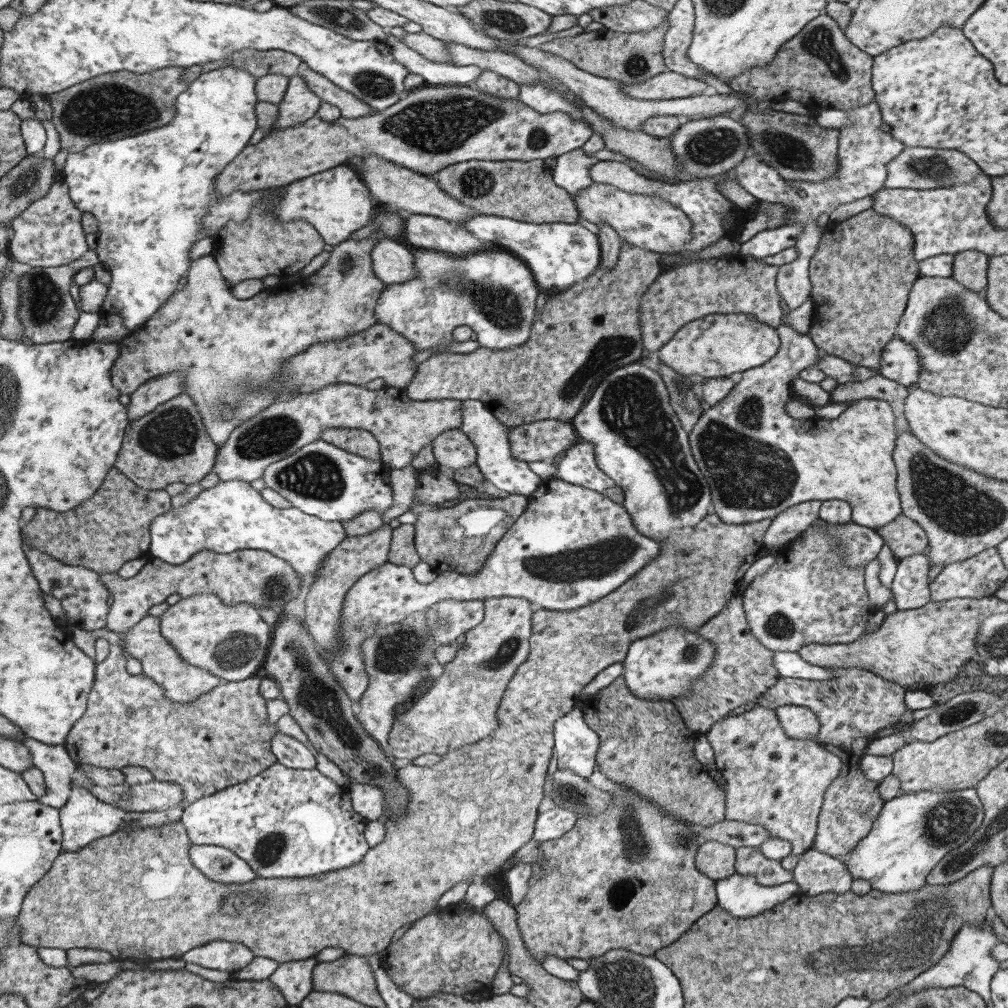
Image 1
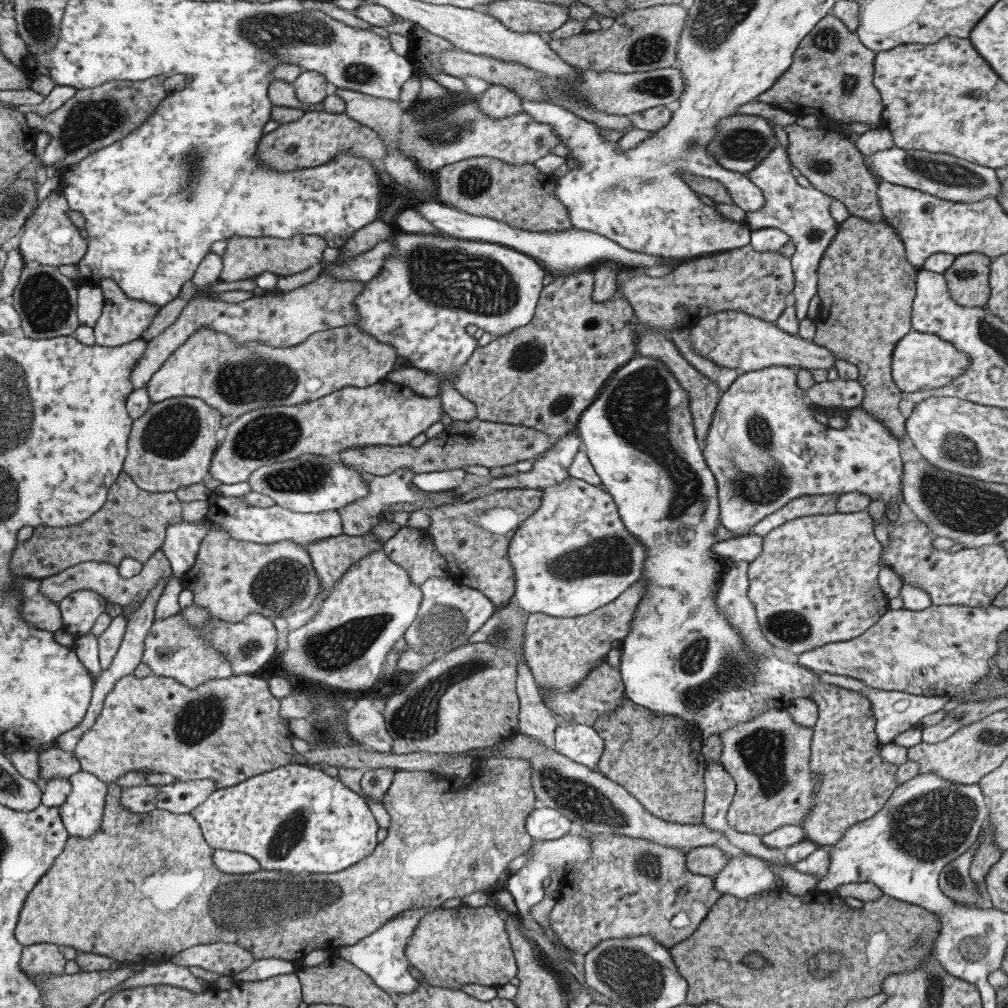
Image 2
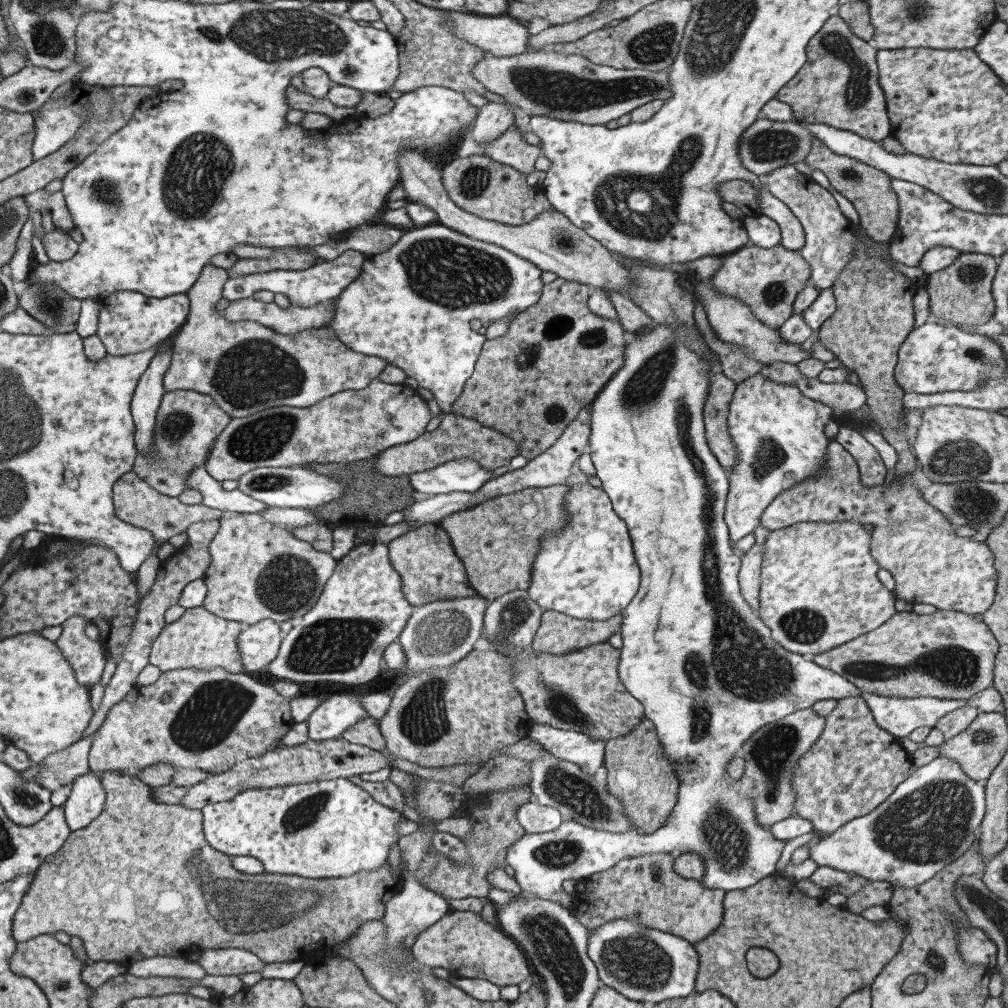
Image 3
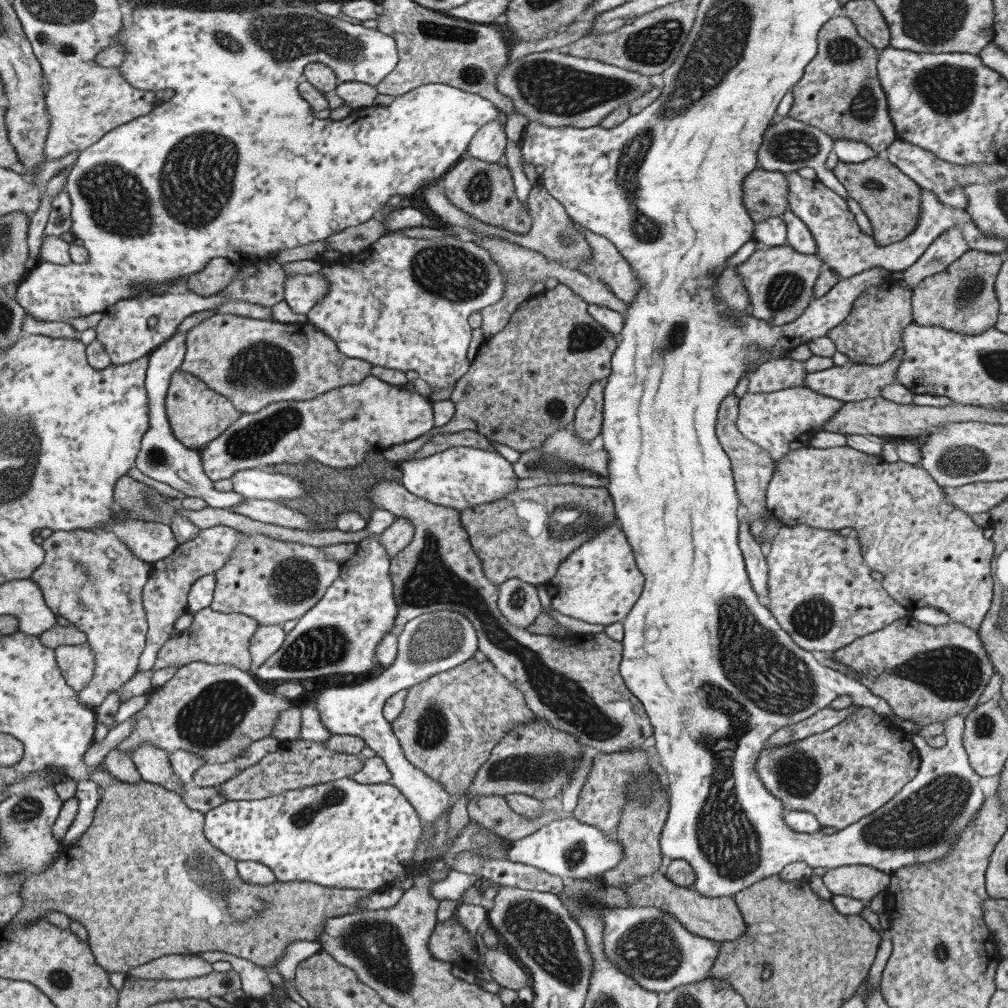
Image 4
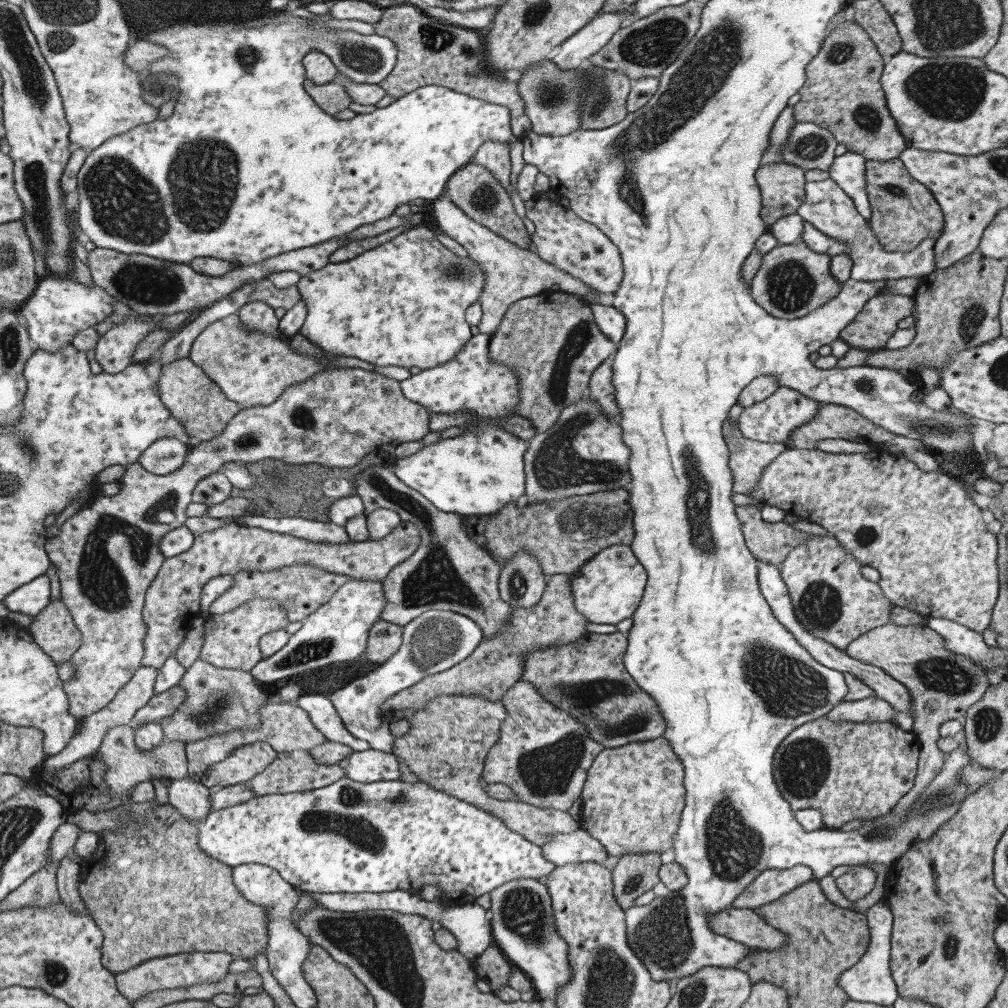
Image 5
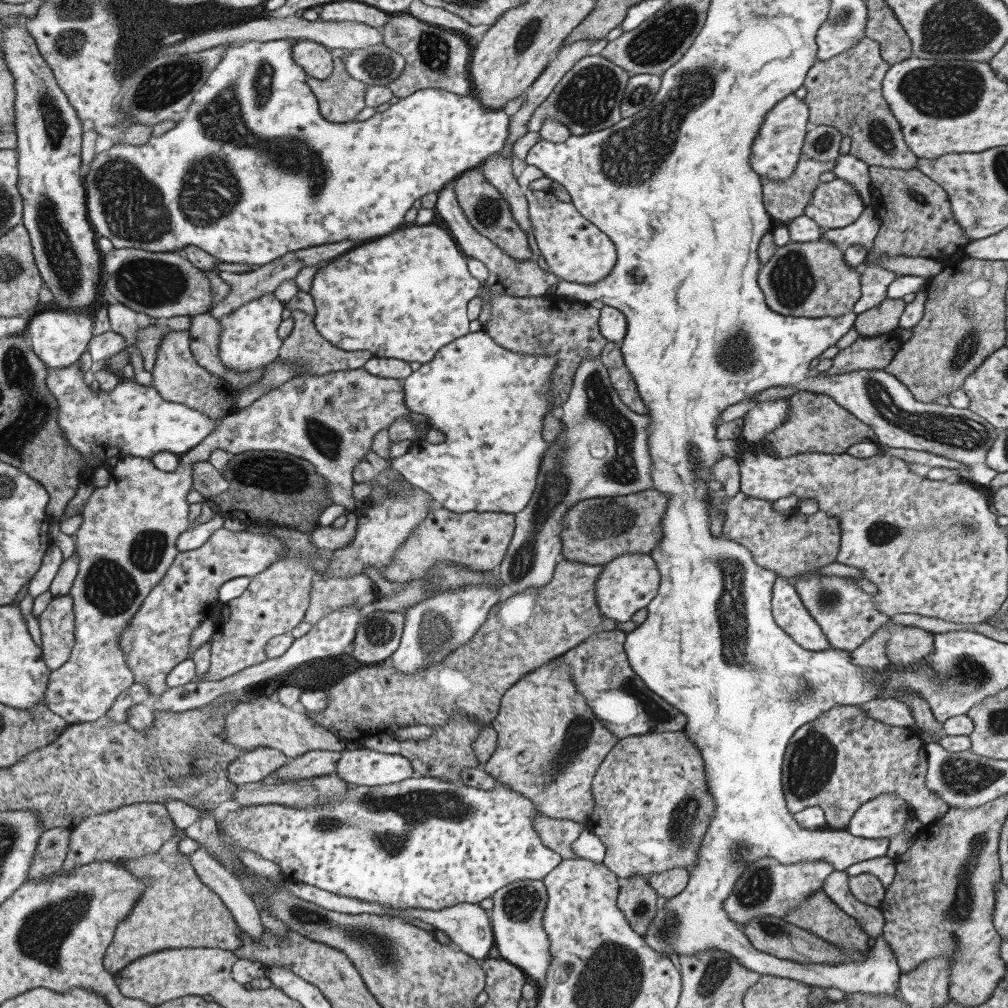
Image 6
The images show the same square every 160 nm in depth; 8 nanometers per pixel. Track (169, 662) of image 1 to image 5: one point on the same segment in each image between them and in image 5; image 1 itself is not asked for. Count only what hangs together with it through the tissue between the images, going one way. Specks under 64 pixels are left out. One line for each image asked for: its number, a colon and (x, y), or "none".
2: (172, 648)
3: (200, 640)
4: (213, 637)
5: (230, 641)

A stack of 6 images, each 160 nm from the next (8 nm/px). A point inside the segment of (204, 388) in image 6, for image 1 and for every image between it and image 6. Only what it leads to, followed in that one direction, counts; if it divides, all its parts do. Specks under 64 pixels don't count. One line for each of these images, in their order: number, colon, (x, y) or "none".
1: (169, 444)
2: (170, 446)
3: (186, 424)
4: (196, 414)
5: (195, 401)

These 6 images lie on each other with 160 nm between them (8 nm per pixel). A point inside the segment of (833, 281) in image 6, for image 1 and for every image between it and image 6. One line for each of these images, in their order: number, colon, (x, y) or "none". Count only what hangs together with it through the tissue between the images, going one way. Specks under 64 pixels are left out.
1: (733, 283)
2: (757, 283)
3: (767, 280)
4: (779, 281)
5: (792, 280)

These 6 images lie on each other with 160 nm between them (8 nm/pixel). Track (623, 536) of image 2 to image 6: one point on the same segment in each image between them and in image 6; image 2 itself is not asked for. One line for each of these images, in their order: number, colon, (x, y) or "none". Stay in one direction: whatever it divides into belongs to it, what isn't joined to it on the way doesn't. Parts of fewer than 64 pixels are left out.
3: (585, 569)
4: (598, 582)
5: (607, 588)
6: (626, 583)

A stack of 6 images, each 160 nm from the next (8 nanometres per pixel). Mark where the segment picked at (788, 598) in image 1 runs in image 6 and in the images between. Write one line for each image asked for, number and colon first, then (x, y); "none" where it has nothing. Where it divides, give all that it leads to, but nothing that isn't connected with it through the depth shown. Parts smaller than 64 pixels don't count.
2: (814, 582)
3: (818, 589)
4: (820, 592)
5: (831, 600)
6: (846, 614)

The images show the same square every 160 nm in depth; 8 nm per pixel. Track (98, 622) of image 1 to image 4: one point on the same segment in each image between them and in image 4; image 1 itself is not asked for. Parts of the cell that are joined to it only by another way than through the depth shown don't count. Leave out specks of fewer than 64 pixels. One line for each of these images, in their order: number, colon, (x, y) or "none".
2: (79, 609)
3: (85, 656)
4: (75, 663)

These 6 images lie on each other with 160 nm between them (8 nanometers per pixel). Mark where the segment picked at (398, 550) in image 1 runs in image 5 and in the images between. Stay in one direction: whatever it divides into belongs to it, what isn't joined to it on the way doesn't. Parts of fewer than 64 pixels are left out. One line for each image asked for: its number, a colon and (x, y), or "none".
2: (409, 548)
3: (429, 569)
4: (573, 683)
5: (448, 571)

